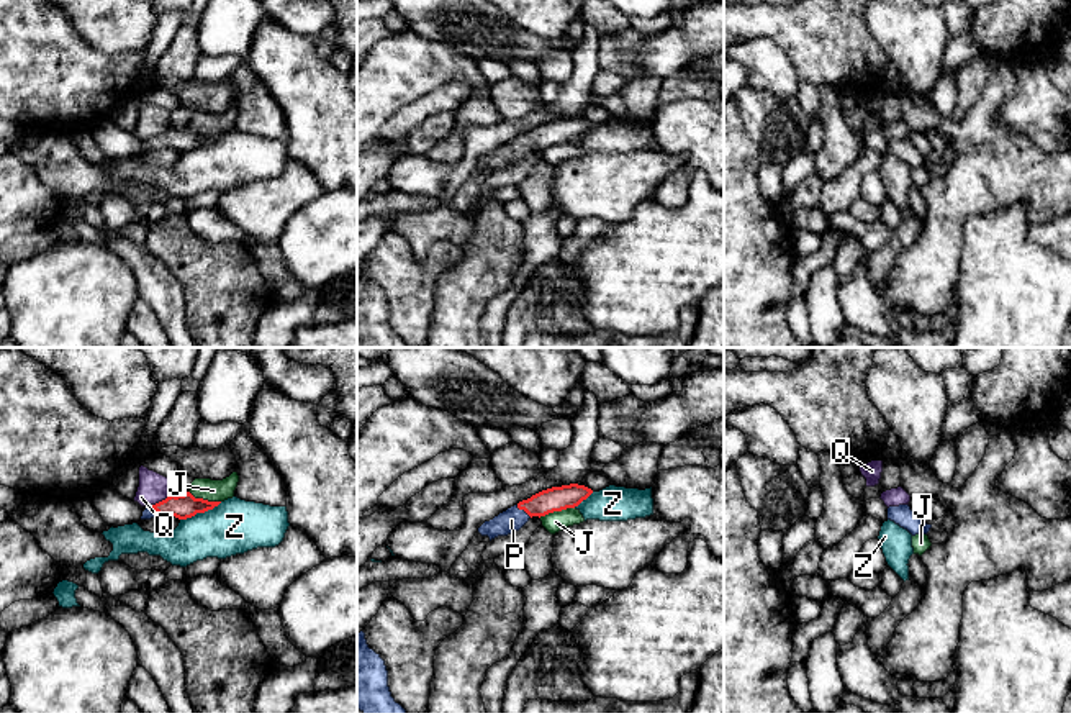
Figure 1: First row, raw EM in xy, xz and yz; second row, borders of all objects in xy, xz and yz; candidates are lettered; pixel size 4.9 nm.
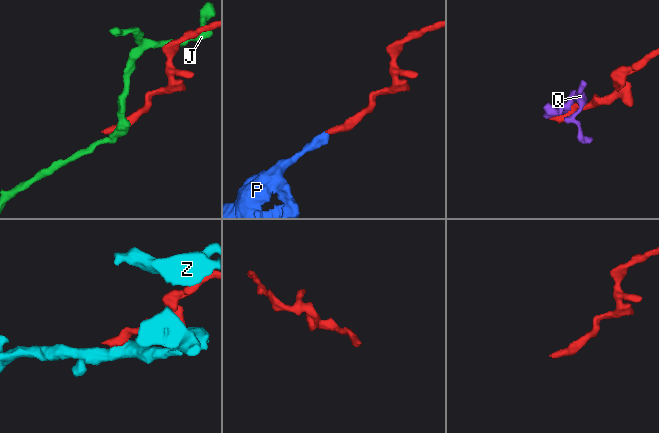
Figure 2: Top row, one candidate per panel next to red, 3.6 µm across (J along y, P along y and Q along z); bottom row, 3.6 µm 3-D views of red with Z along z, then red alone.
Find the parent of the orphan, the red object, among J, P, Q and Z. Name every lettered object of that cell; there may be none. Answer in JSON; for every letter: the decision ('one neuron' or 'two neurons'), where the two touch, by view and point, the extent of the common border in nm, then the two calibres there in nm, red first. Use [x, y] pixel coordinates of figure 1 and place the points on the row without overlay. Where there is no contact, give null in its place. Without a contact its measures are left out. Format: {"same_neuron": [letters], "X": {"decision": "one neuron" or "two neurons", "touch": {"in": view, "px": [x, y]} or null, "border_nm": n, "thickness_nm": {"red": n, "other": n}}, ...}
{"same_neuron": ["P"], "J": {"decision": "two neurons", "touch": {"in": "xz", "px": [555, 143]}, "border_nm": 180, "thickness_nm": {"red": 120, "other": 100}}, "P": {"decision": "one neuron", "touch": {"in": "xz", "px": [524, 143]}, "border_nm": 100, "thickness_nm": {"red": 120, "other": 120}}, "Q": {"decision": "two neurons", "touch": {"in": "xy", "px": [159, 135]}, "border_nm": 130, "thickness_nm": {"red": 120, "other": 140}}, "Z": {"decision": "two neurons", "touch": {"in": "xy", "px": [200, 145]}, "border_nm": 220, "thickness_nm": {"red": 120, "other": 280}}}

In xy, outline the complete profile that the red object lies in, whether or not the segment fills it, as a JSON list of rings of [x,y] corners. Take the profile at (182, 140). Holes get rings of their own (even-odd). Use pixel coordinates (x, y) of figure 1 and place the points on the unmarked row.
[[[190,125],[177,129],[170,128],[156,138],[146,139],[141,152],[151,152],[159,148],[170,148],[178,152],[187,152],[195,149],[197,146],[205,146],[208,143],[213,143],[219,136],[221,134],[208,134],[203,131],[195,131]]]

